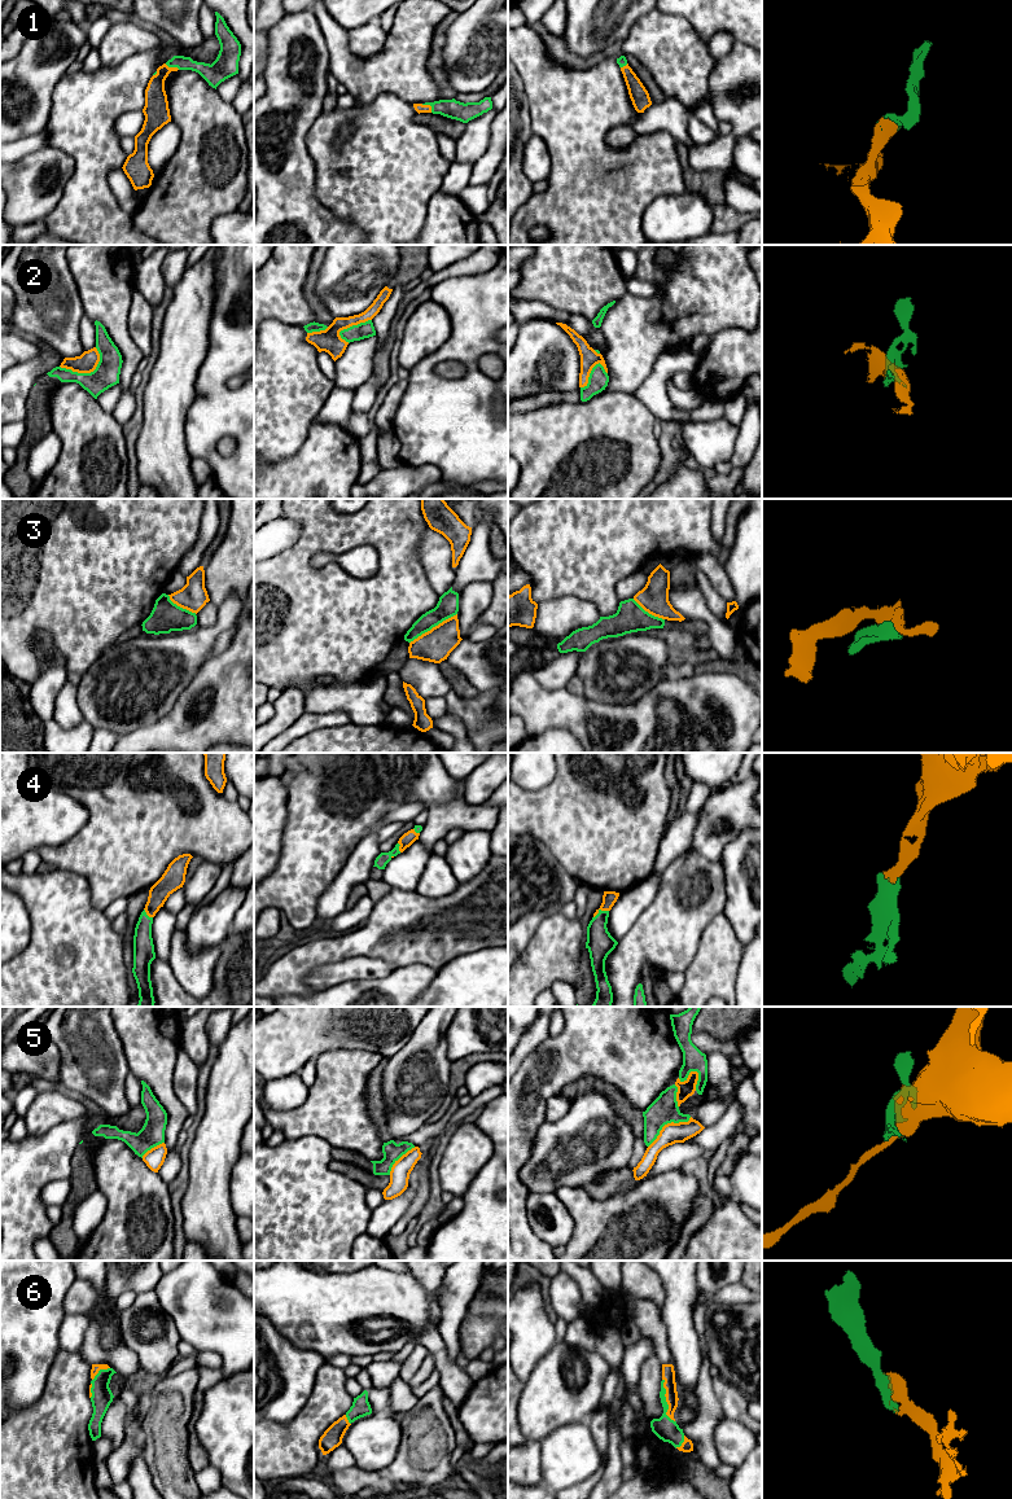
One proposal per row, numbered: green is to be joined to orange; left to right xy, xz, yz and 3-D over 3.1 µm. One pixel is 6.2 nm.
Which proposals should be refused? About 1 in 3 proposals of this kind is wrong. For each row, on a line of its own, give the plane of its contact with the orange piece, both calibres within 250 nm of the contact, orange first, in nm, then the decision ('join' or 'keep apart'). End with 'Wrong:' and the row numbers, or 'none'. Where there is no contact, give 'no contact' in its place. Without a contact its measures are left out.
1: xz | 60/120 nm | join
2: xy | 120/160 nm | keep apart
3: xz | 200/140 nm | keep apart
4: yz | 90/170 nm | join
5: yz | 130/170 nm | keep apart
6: yz | 80/140 nm | join
Wrong: 2, 3, 5

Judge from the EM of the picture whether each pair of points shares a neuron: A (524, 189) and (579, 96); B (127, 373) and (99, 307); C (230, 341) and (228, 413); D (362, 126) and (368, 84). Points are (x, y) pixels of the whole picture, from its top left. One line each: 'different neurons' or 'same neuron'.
A: different neurons
B: same neuron
C: same neuron
D: different neurons

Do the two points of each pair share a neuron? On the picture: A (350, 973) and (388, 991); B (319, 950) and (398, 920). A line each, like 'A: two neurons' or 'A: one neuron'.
A: two neurons
B: one neuron

